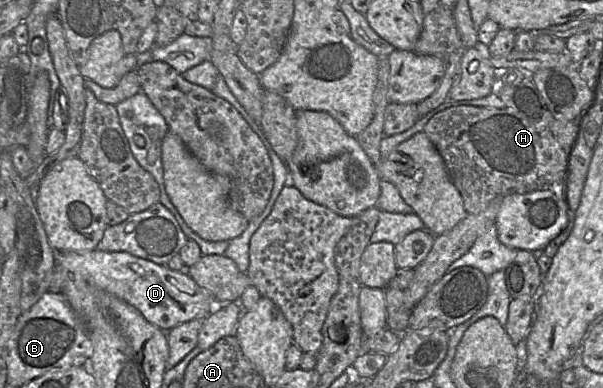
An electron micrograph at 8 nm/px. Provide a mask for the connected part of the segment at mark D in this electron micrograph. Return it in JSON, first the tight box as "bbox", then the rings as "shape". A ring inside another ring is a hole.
{"bbox":[55,249,216,332],"shape":[[[96,249],[81,252],[55,250],[55,264],[72,272],[76,279],[83,279],[90,285],[134,306],[148,322],[165,332],[189,320],[206,318],[216,306],[213,296],[200,287],[186,270],[172,270],[166,265],[156,264],[128,252],[104,252]]]}

